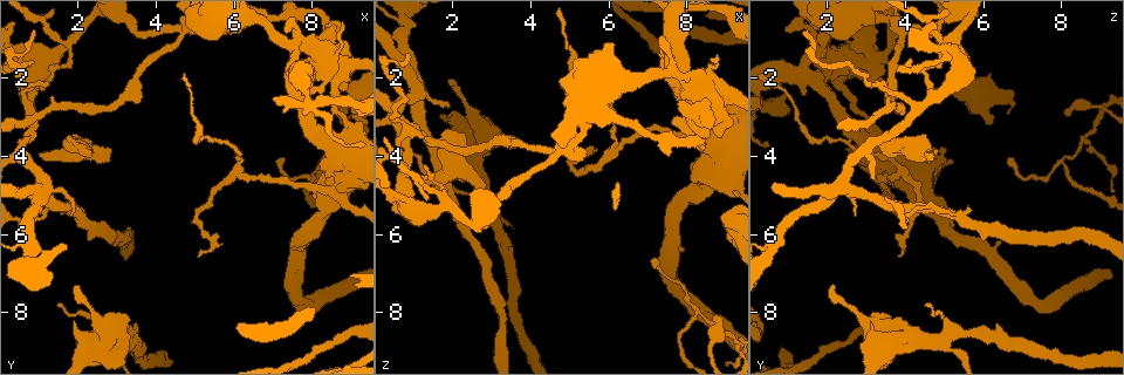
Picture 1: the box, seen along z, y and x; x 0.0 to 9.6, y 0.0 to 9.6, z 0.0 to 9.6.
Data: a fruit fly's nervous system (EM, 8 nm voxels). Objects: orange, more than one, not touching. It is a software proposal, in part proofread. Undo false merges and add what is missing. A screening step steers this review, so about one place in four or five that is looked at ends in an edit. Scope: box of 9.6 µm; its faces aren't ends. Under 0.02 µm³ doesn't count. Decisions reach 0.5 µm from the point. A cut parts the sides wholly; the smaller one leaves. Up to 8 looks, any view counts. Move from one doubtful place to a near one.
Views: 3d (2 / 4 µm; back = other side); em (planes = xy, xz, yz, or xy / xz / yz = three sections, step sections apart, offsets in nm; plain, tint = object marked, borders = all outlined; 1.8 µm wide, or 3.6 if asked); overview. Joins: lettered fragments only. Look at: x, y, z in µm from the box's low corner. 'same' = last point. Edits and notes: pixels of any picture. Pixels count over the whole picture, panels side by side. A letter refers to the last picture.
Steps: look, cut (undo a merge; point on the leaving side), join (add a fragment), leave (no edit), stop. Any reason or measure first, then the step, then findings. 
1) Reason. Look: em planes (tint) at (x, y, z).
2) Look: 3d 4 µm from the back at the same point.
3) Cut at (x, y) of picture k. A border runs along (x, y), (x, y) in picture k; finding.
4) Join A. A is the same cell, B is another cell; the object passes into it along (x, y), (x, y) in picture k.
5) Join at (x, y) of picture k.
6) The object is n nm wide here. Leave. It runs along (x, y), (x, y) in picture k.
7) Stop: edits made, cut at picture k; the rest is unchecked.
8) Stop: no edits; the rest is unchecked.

Stops while still wide. Look: 3d 4 µm at (2.80, 3.85, 4.80).

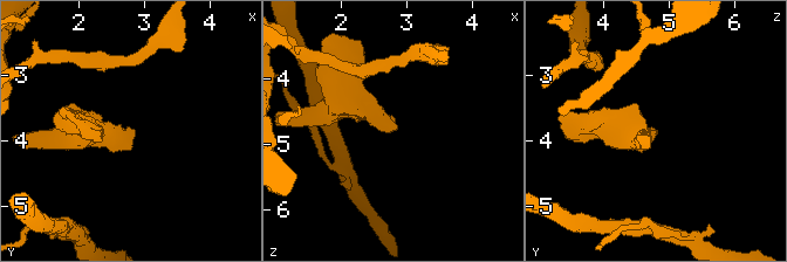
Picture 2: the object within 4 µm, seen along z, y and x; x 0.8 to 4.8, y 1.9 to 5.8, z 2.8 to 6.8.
Look: em xz step 8 (borders) at (2.85, 3.90, 4.80).

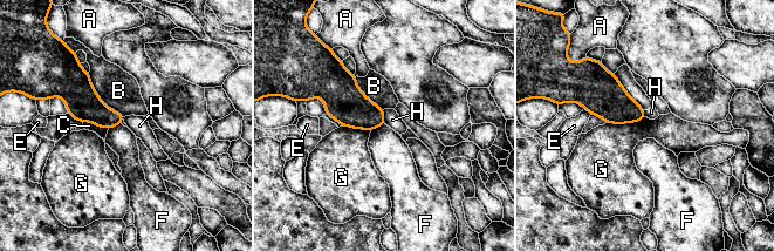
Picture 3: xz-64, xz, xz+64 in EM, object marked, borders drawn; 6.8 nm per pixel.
Another direction. Look: em yz step 8 (borders) at the same point.

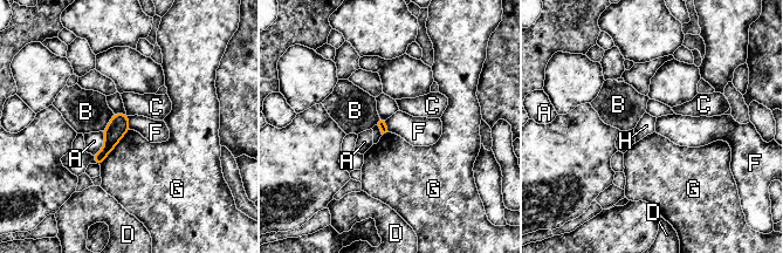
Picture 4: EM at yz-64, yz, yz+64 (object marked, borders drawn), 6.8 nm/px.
Leave. A, B, C, D, F, G and H are other cells; a border runs along (128, 116), (130, 129) in picture 4; none of them fits.

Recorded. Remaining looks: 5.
Sharp bend. Look: em planes (borders) at (1.10, 4.75, 2.50).

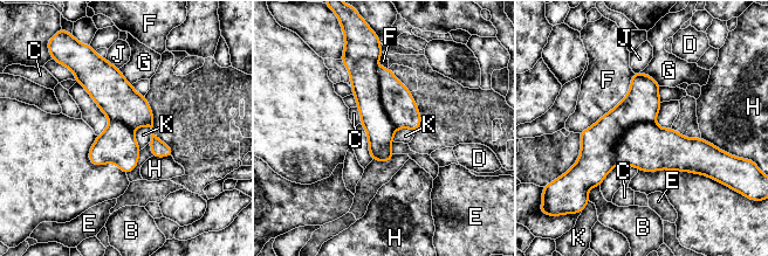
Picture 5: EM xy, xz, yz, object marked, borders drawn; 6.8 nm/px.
Leave. B, C, D, E, F, G, H, J and K are other cells; a border runs along (148, 125), (134, 131), (139, 150) in picture 5; all the same neuron.

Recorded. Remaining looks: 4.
Three arms meet. Look: 3d 4 µm at (1.75, 5.30, 4.50).

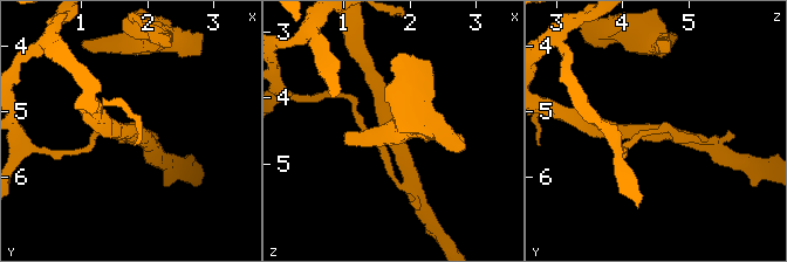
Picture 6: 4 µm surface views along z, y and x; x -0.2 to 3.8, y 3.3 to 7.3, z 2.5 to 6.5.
3 arms meet here. Look: em 3.6 µm yz step 16 (tint) at (1.70, 5.35, 4.50).

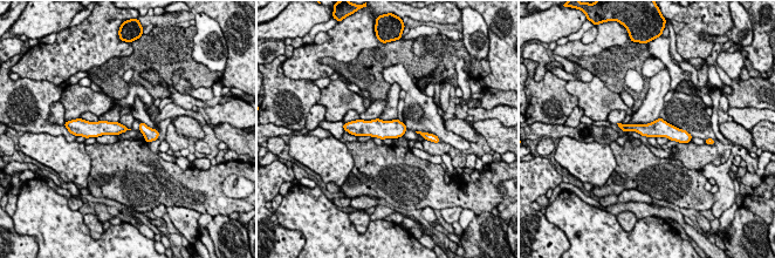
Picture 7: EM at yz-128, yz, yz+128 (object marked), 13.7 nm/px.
Cut it another way. Look: em 3.6 µm xz step 16 (borders) at the same point.

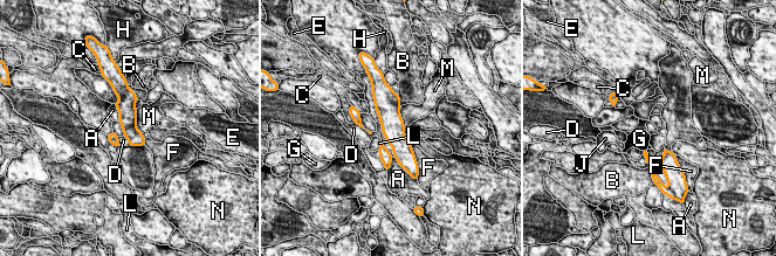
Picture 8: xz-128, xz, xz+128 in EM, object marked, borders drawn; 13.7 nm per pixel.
Leave. A, B, C, D, E, F, G, H, J, L, M and N are other cells; it runs along (390, 95), (396, 152), (386, 161) in picture 8; one neuron here.

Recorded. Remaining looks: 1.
Stop: no edits; the rest is unchecked.

